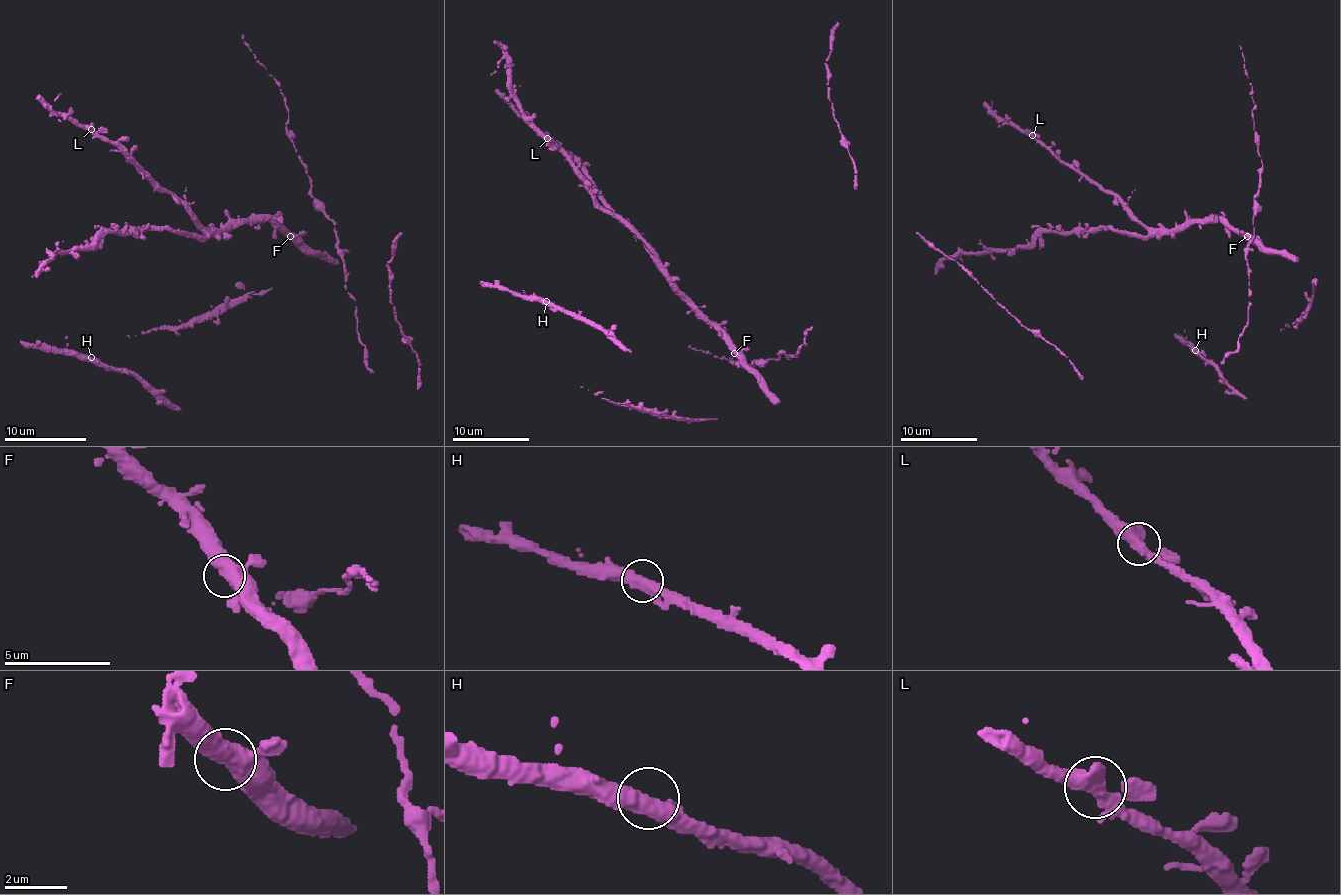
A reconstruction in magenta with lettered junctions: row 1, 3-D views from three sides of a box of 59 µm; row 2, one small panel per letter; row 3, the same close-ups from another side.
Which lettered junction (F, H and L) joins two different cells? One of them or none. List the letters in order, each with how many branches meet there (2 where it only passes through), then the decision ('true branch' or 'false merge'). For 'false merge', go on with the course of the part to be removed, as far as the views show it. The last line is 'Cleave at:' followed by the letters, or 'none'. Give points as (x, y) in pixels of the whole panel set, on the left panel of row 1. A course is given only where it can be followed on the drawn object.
F: branches 2; true branch
H: branches 2; true branch
L: branches 2; true branch
Cleave at: none

